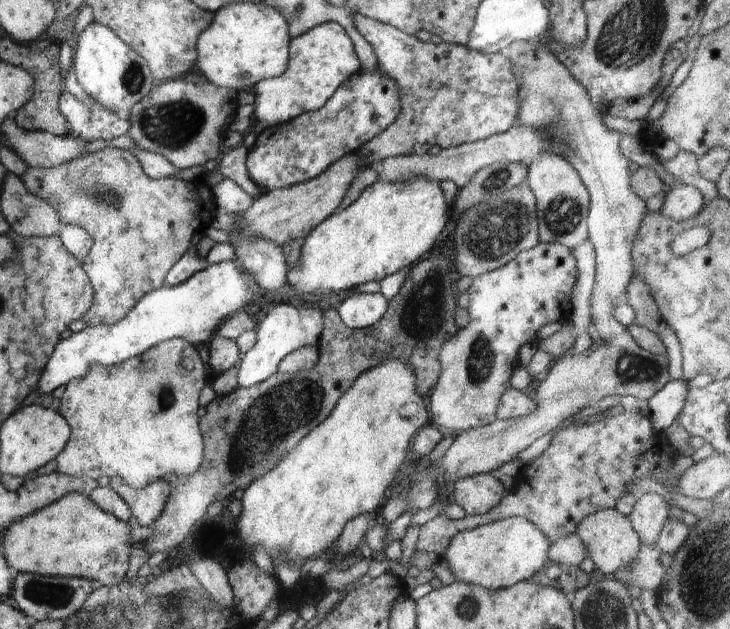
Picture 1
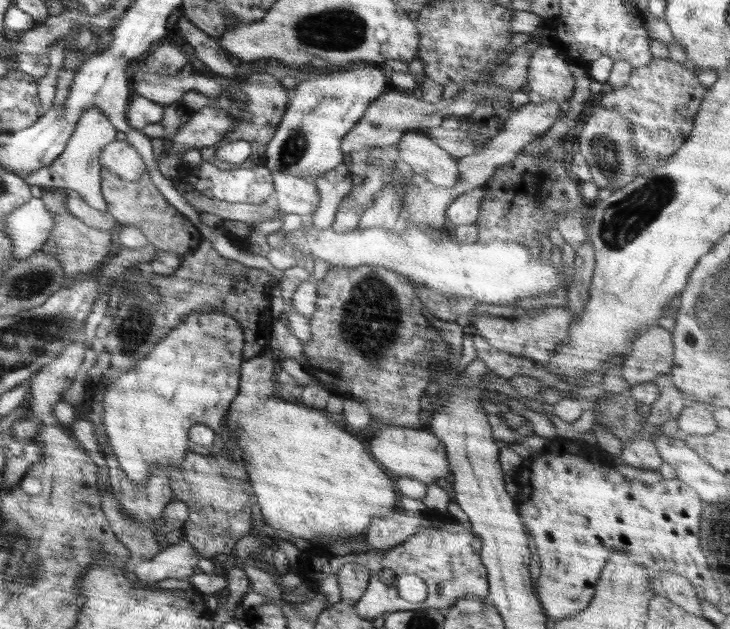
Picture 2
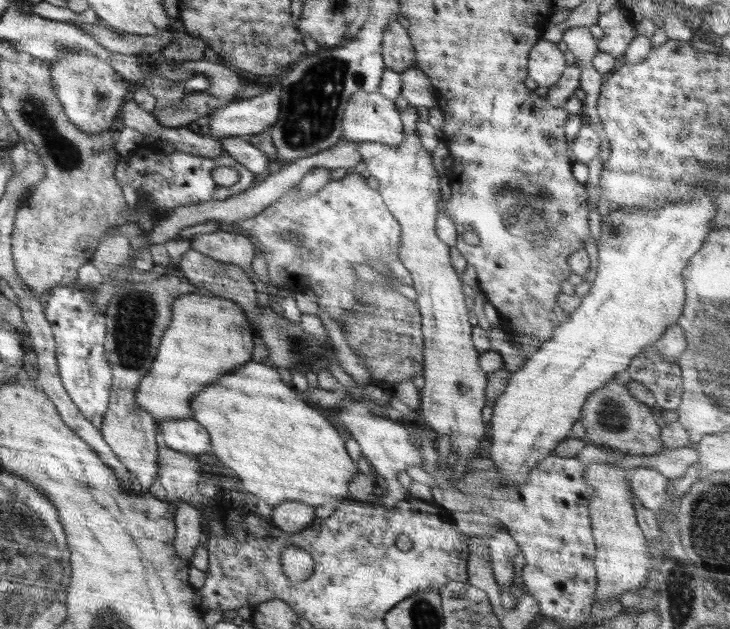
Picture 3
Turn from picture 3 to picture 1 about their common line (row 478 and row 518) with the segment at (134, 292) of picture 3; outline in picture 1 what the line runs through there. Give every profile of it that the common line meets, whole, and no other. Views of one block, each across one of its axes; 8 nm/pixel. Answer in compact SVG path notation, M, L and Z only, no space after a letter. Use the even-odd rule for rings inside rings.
M116 476L110 480L110 486L120 496L120 499L124 500L130 514L138 520L138 524L142 527L151 525L160 517L170 497L170 486L166 478L148 484L148 488L132 490L128 488L128 484L124 484Z

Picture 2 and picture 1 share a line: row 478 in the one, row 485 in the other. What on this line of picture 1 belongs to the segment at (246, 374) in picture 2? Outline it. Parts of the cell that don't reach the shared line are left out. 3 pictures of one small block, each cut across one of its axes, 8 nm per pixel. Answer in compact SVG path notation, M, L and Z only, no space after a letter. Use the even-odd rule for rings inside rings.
M388 360L384 364L378 364L376 368L370 368L368 372L360 374L356 378L356 382L336 404L328 419L322 424L314 428L304 440L300 440L300 444L296 444L296 448L292 448L292 452L288 452L288 456L284 460L280 460L280 464L276 464L276 468L272 468L268 474L264 474L262 478L258 478L256 482L252 482L245 490L242 496L242 512L236 523L235 534L240 538L240 542L244 544L244 548L254 550L261 546L266 554L274 562L276 556L282 556L284 560L290 560L292 564L305 562L307 559L316 559L316 556L323 555L333 542L335 542L342 534L342 530L346 524L360 515L372 515L375 517L378 509L383 504L387 494L390 492L390 484L396 478L396 472L400 470L405 457L409 457L410 445L420 428L428 424L428 410L422 401L420 394L416 394L416 380L414 380L414 371L408 364L402 364L400 360Z

